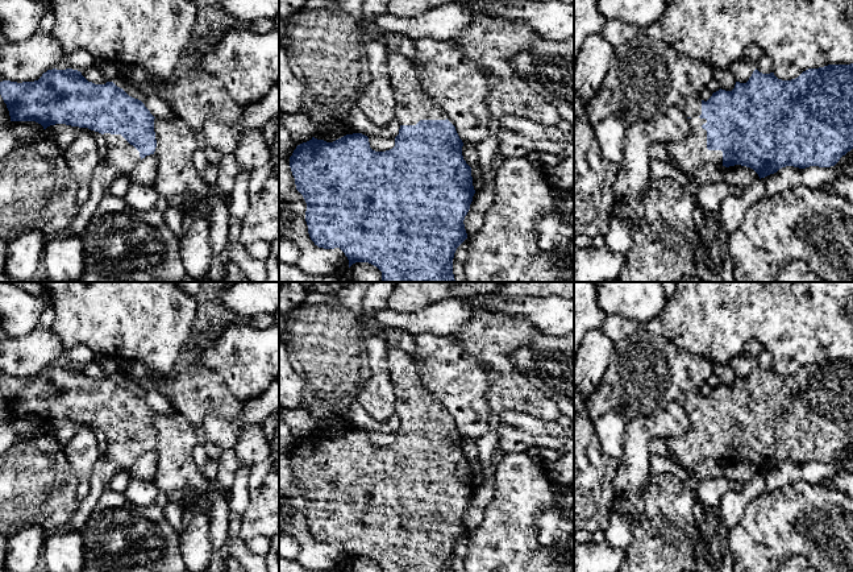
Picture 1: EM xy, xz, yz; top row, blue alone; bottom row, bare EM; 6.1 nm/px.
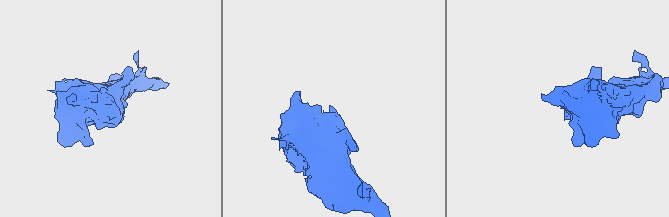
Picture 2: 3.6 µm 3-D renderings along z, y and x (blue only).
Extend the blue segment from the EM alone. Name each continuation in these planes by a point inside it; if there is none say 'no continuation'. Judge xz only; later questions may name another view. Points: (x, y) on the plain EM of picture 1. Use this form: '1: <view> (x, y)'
1: xz (412, 398)

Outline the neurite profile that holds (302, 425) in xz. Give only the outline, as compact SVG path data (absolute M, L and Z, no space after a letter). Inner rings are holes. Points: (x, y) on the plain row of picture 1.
M299 406L296 409L282 409L279 413L282 420L288 426L294 436L300 440L312 435L316 422L309 415L308 407Z

